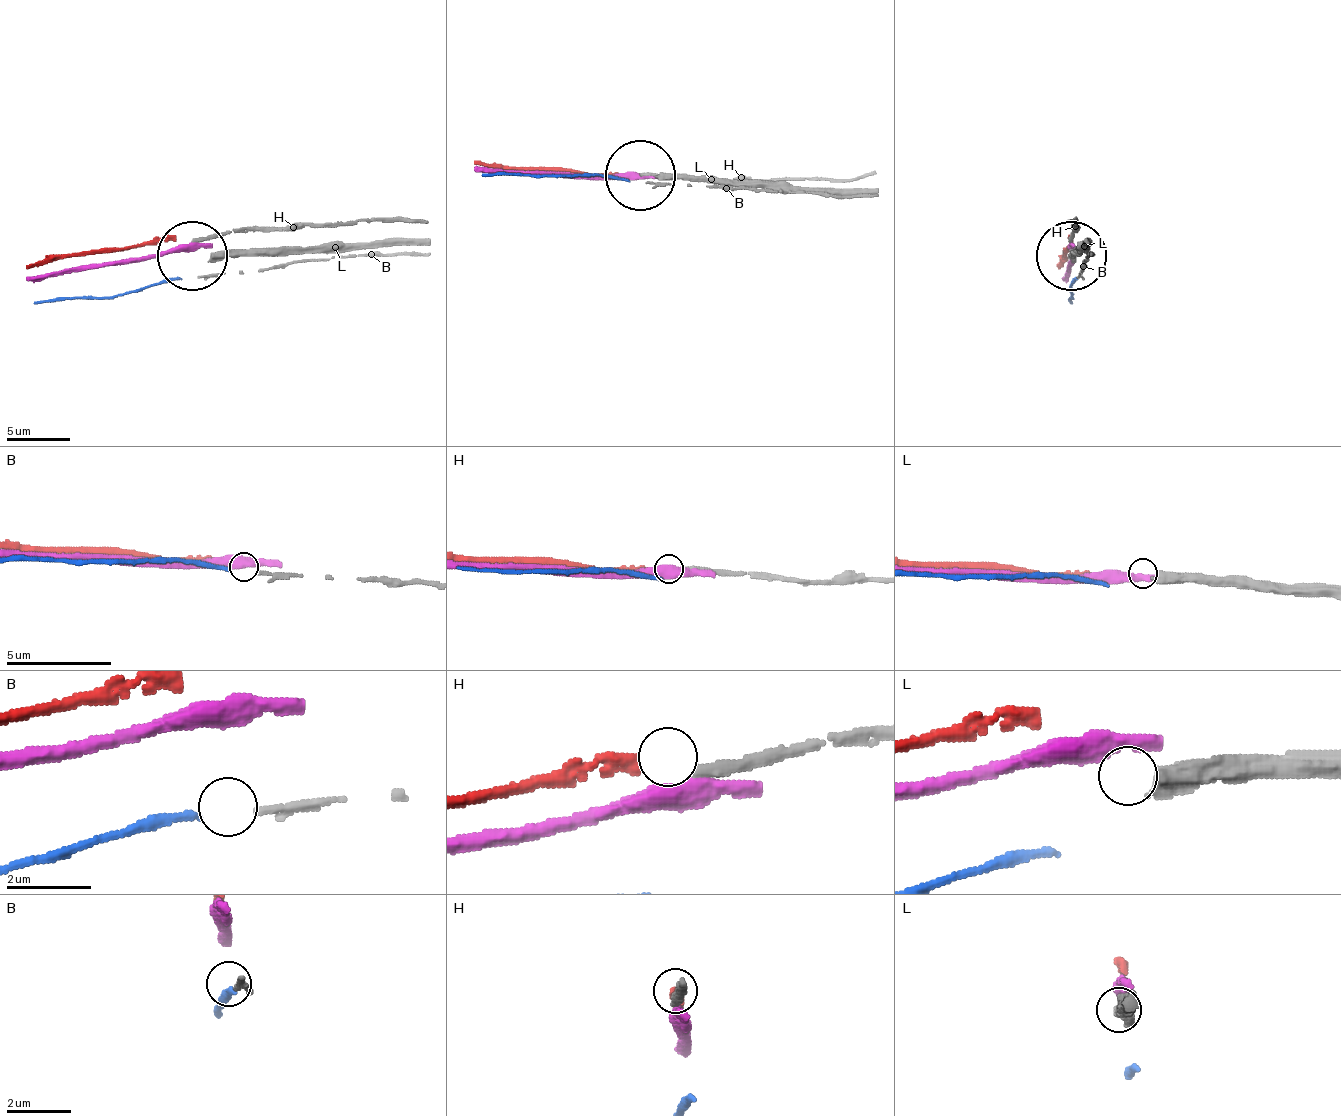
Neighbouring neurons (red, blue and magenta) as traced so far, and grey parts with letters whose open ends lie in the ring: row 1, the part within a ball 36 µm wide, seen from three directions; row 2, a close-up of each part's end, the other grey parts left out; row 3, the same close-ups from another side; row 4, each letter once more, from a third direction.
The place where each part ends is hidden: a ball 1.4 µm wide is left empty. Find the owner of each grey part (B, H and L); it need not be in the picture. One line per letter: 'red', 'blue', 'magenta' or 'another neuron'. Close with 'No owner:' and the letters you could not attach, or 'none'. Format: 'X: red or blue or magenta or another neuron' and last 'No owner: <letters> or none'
B: blue
H: red
L: another neuron
No owner: L

